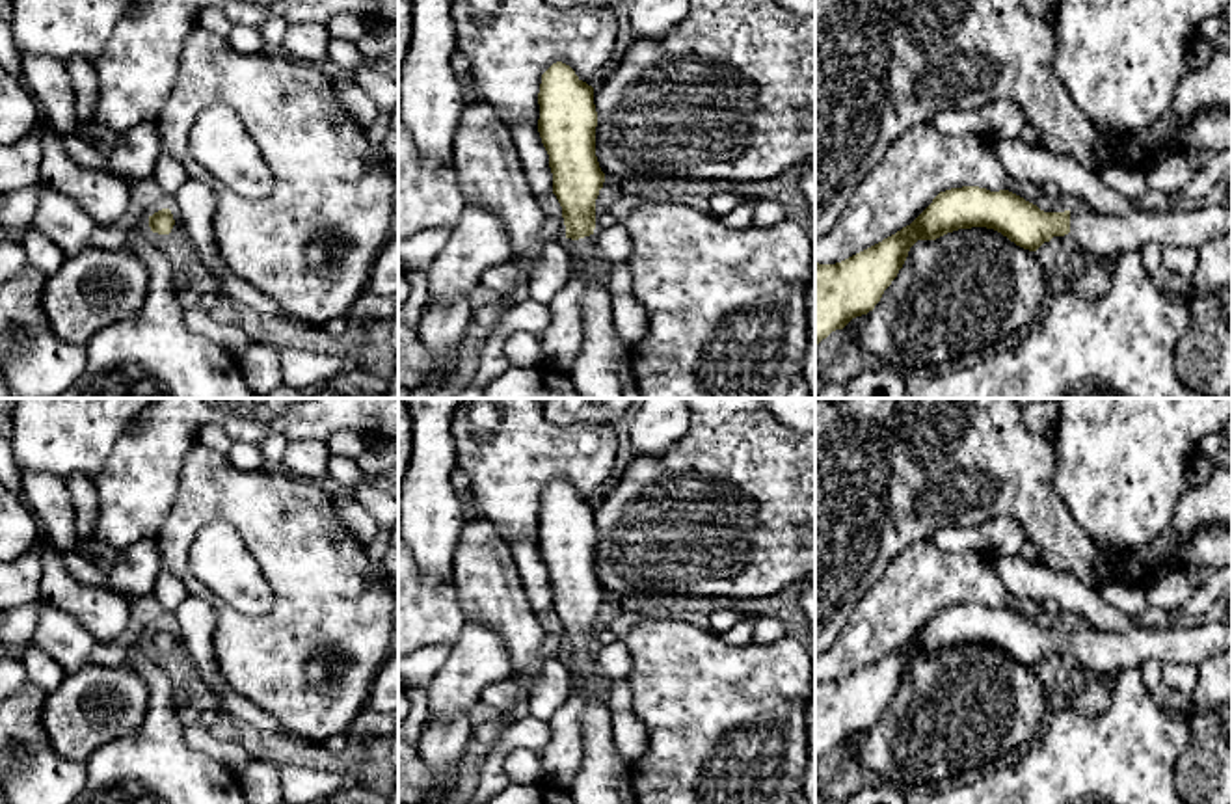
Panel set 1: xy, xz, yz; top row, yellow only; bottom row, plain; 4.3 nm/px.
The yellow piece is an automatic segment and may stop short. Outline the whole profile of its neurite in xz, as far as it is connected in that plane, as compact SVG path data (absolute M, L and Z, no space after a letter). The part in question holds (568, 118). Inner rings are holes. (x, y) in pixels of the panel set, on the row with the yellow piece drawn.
M556 61L542 74L538 104L538 132L562 207L571 274L584 281L583 344L568 376L581 398L623 398L616 370L627 352L612 324L612 298L601 281L603 264L592 236L596 199L605 182L596 156L594 87Z

